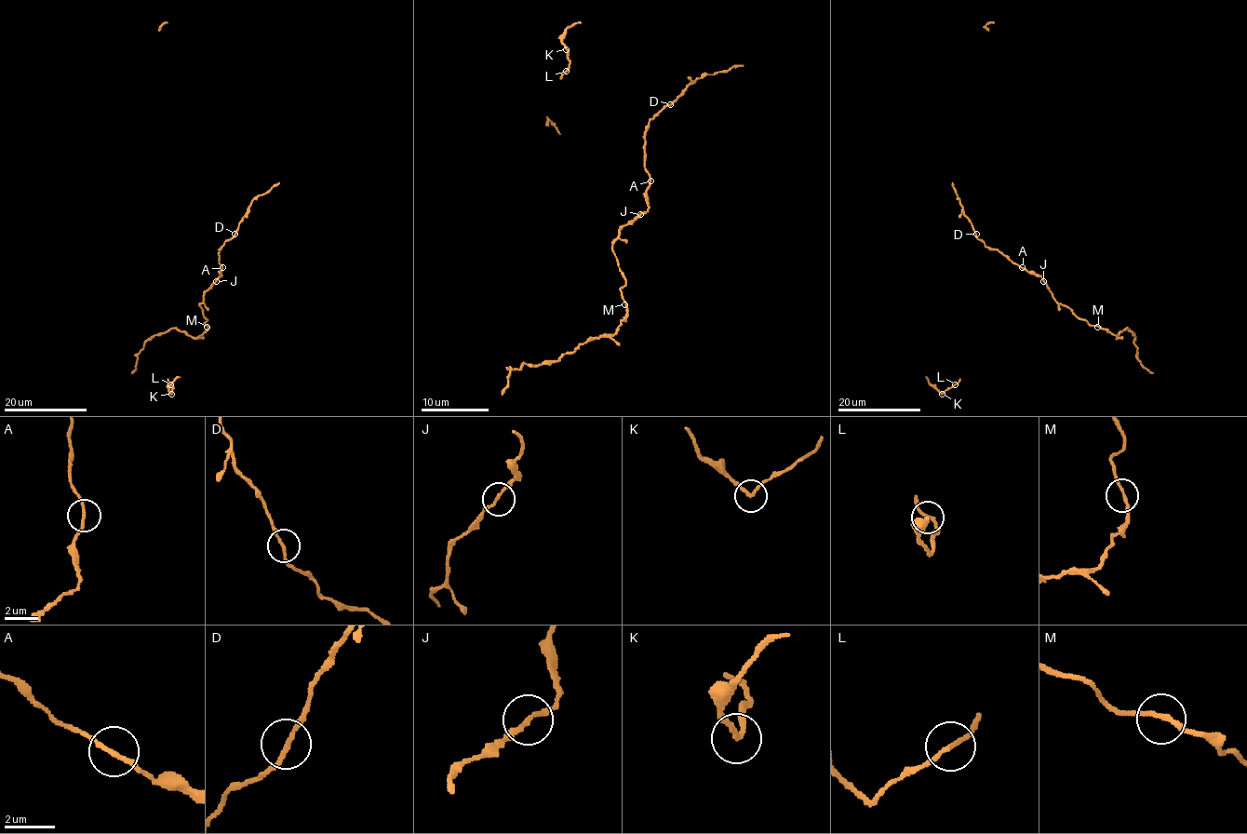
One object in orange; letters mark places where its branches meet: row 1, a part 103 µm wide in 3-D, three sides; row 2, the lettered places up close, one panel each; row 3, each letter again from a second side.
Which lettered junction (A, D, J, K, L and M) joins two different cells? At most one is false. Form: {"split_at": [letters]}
{"split_at": ["K"]}

